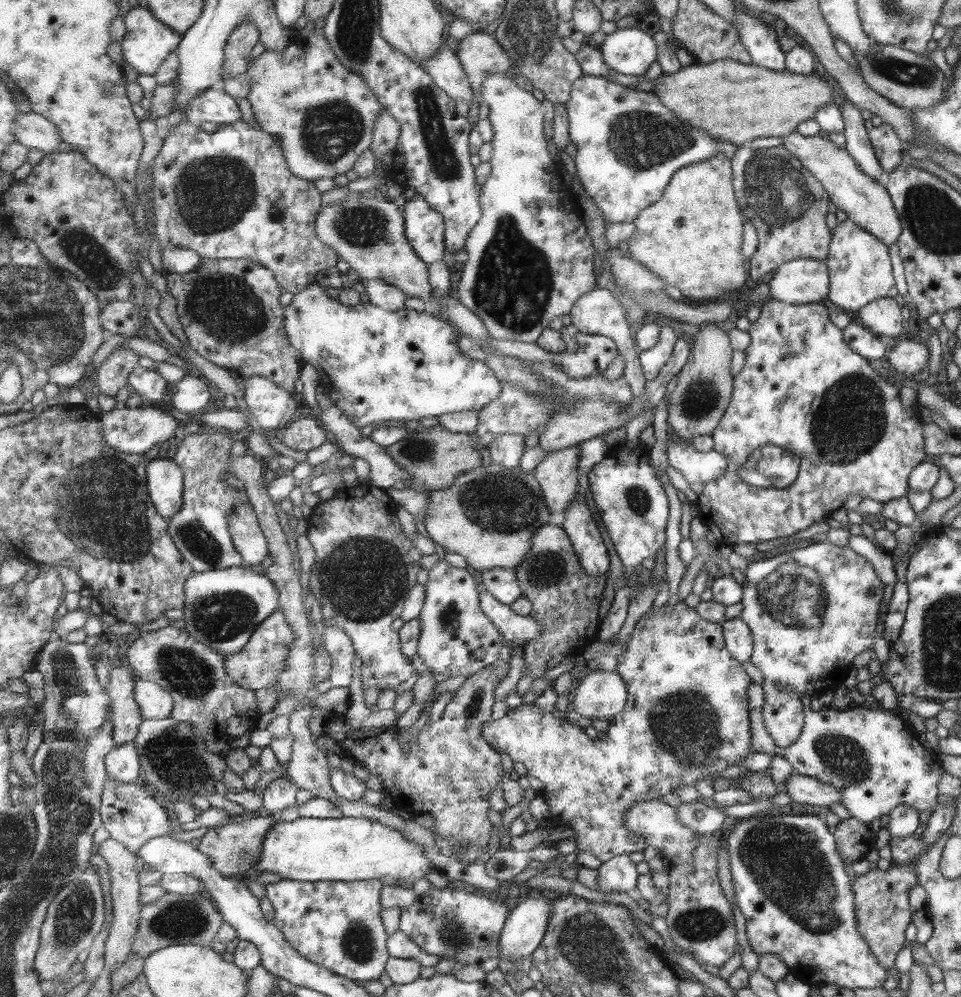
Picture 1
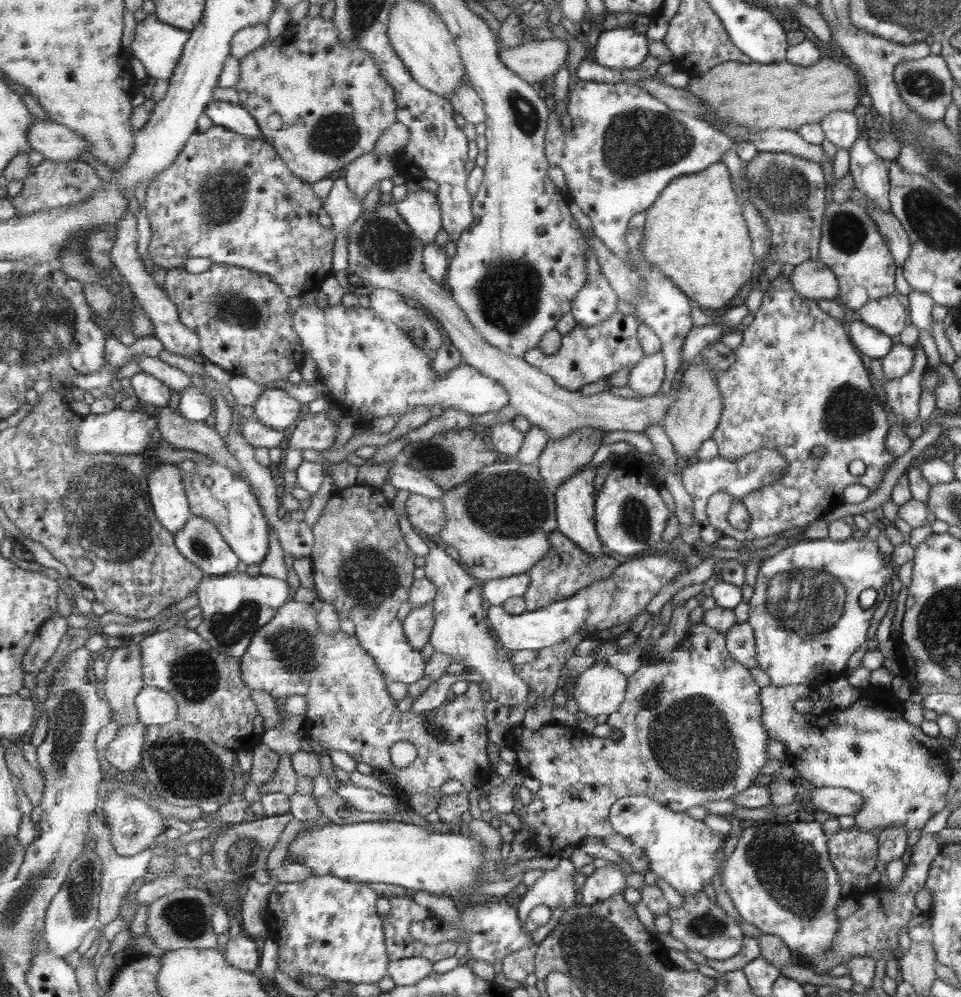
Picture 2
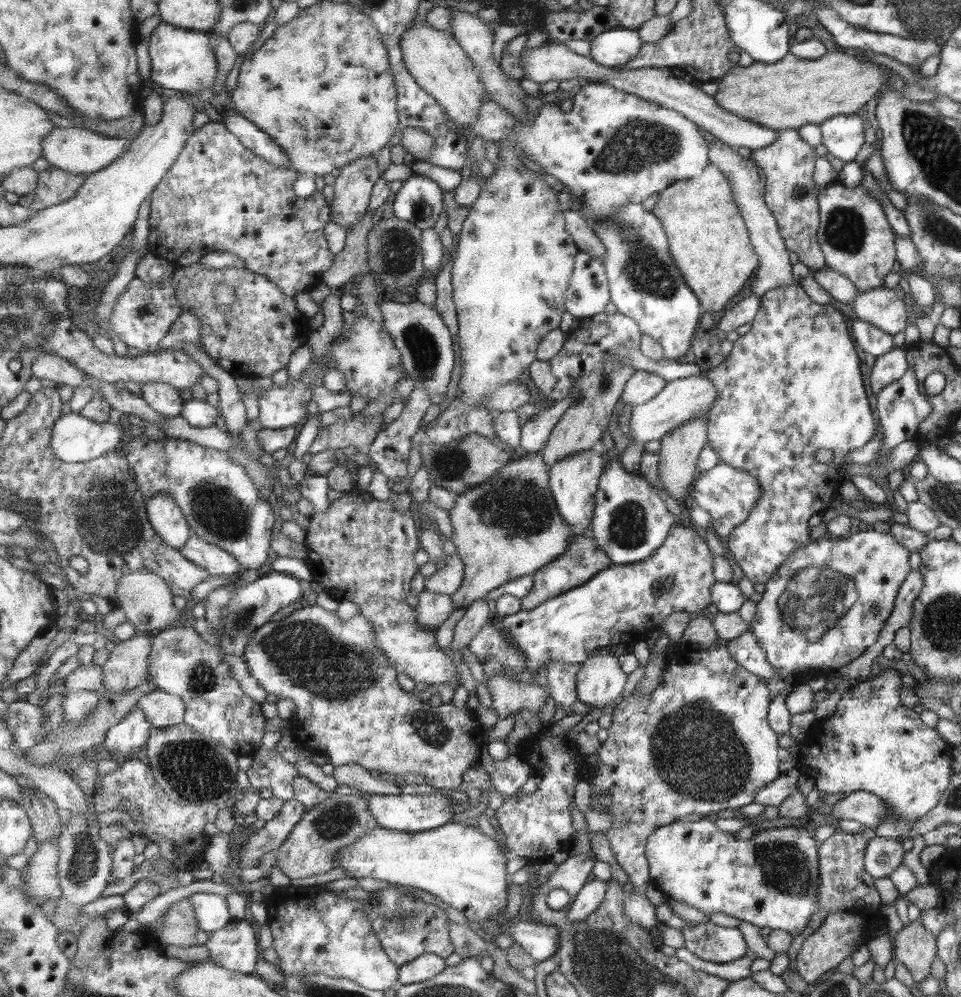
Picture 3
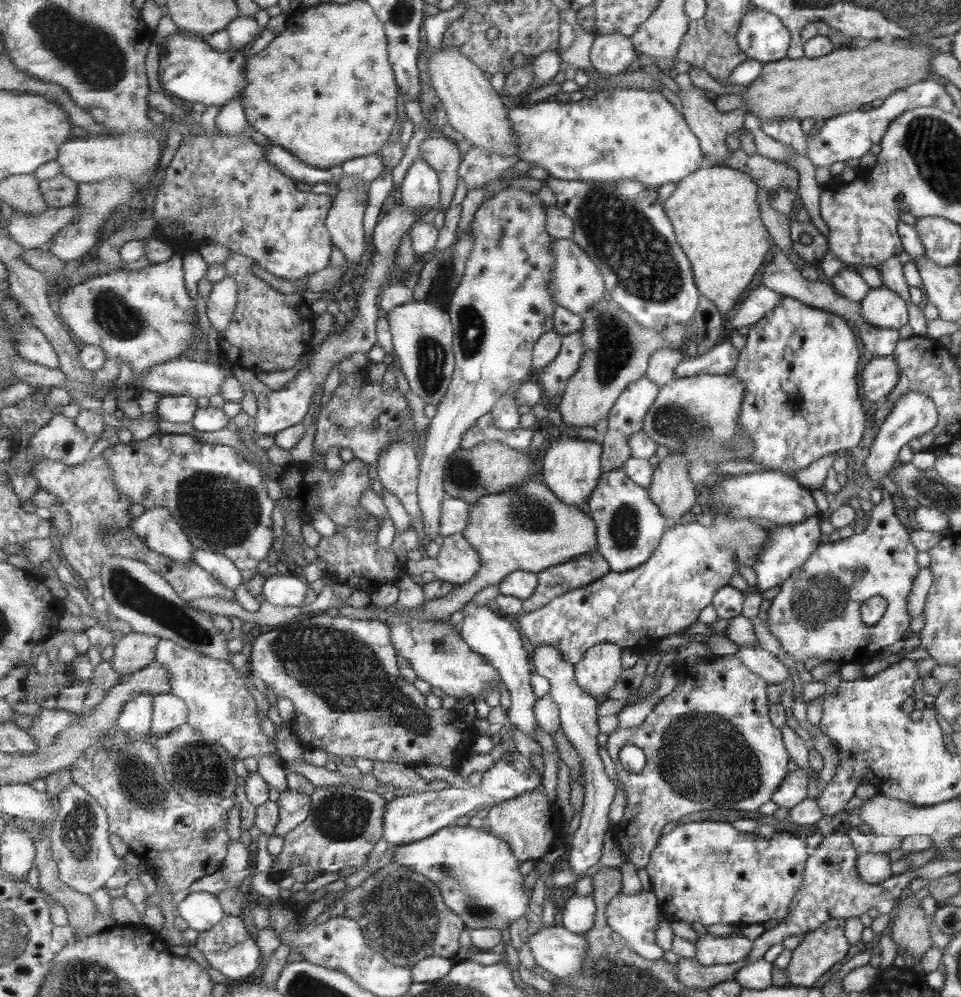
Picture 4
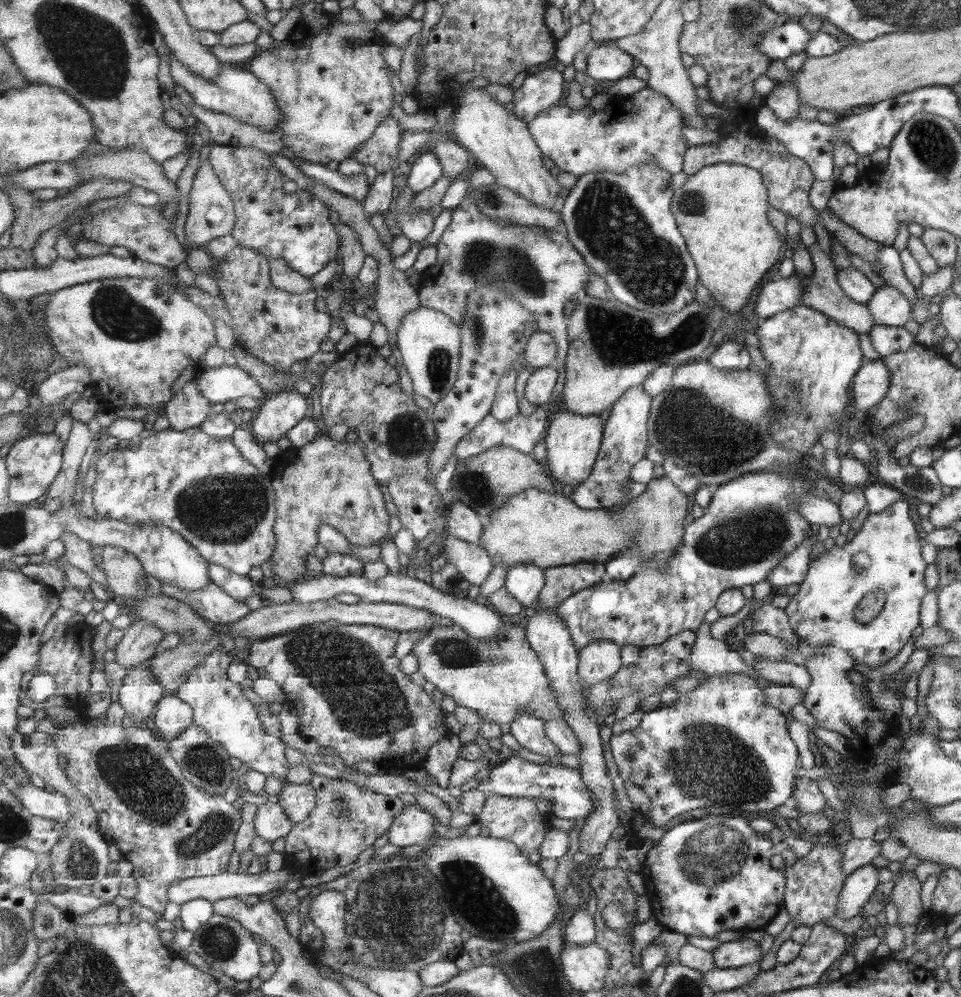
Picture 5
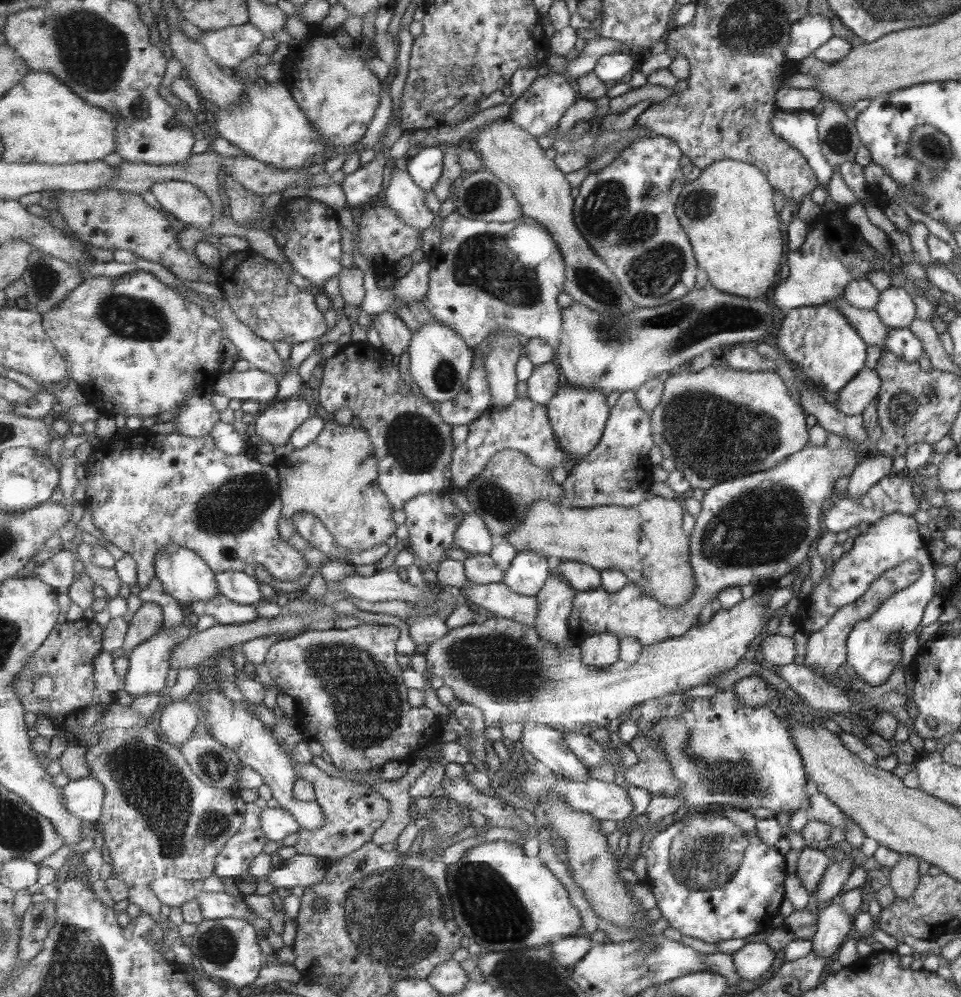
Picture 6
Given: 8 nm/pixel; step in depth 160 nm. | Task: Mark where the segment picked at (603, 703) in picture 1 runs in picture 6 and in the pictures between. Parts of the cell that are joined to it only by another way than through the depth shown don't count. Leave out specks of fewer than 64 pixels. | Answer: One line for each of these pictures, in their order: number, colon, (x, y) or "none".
2: (601, 689)
3: (602, 680)
4: (602, 668)
5: (602, 660)
6: (602, 650)

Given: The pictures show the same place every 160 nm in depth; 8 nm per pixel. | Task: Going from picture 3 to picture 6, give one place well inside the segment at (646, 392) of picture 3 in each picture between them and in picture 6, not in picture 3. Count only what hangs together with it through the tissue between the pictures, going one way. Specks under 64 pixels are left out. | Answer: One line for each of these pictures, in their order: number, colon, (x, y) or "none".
4: (627, 417)
5: (625, 439)
6: (614, 474)

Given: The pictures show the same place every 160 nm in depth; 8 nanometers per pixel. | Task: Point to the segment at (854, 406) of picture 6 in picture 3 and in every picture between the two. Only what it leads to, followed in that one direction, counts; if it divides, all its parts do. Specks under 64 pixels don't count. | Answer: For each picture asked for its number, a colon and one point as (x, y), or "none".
3: (889, 367)
4: (879, 376)
5: (871, 383)

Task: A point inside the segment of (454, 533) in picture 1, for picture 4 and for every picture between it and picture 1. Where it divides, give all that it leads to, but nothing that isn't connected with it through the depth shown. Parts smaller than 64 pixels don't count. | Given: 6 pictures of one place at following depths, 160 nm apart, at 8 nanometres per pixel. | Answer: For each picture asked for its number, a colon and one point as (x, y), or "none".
2: (499, 521)
3: (508, 527)
4: (529, 528)

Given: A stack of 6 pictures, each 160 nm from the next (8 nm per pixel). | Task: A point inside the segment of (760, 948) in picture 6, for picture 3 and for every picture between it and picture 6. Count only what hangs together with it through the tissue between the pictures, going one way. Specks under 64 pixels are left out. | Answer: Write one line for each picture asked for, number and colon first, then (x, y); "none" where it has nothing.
3: (710, 942)
4: (710, 949)
5: (736, 953)

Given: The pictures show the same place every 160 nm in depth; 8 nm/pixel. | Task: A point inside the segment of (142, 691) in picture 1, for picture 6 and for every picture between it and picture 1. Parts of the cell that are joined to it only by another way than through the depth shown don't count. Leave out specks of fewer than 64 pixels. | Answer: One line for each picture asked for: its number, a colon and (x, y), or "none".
2: (156, 707)
3: (163, 709)
4: (170, 711)
5: (173, 715)
6: (179, 720)

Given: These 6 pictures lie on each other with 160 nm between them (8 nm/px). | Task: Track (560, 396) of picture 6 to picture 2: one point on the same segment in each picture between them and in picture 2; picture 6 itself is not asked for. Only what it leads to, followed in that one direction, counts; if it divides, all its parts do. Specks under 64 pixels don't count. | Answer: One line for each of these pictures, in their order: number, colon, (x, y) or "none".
2: (576, 504)
3: (575, 480)
4: (572, 468)
5: (574, 441)

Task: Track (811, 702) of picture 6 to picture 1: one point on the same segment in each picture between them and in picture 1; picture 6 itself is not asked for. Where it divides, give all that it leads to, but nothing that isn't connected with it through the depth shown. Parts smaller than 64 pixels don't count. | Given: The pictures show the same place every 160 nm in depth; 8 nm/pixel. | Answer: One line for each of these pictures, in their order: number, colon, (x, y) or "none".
1: (738, 641)
2: (740, 639)
3: (744, 649)
4: (759, 661)
5: (780, 673)

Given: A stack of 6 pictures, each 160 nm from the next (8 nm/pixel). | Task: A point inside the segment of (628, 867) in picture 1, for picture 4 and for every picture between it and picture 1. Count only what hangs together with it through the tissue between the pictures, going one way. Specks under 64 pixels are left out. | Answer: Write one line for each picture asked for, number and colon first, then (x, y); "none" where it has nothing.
2: (605, 882)
3: (594, 892)
4: (579, 914)

